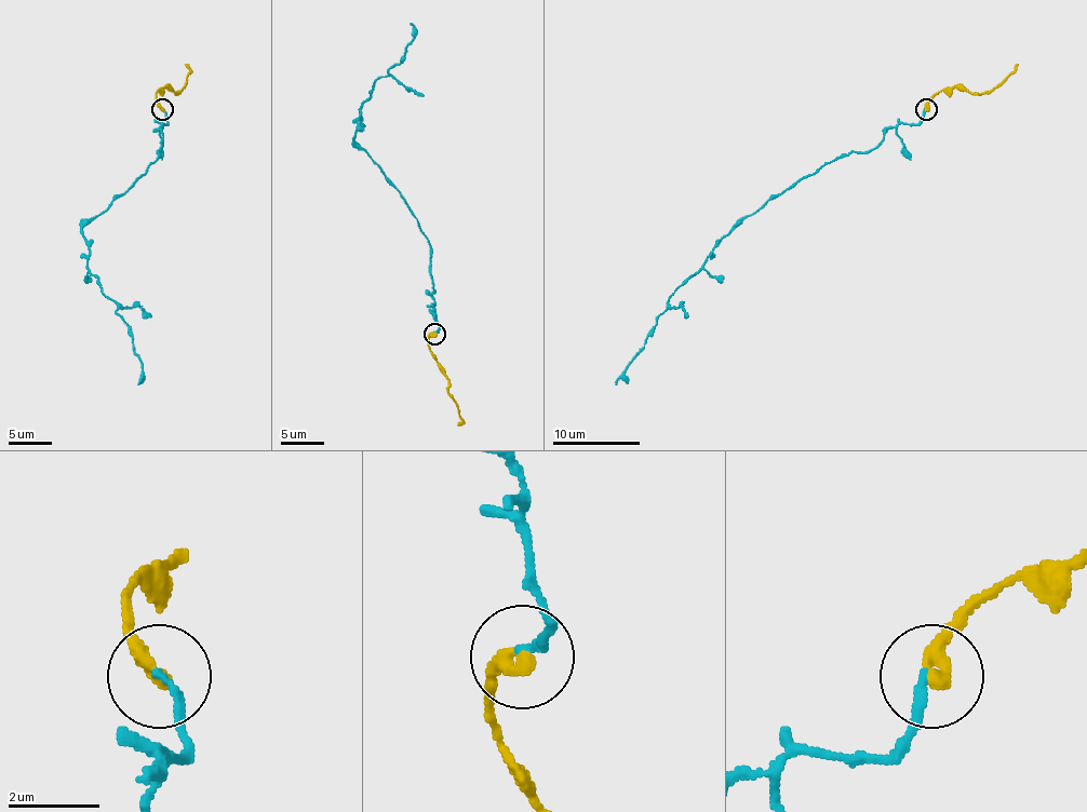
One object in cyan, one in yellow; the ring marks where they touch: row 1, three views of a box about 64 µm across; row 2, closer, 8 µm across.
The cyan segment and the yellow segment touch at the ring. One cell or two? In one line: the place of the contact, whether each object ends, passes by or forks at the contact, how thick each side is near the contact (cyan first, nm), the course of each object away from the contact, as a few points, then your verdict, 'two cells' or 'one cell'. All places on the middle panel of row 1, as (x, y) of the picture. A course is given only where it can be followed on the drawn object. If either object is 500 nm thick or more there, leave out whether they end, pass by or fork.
(434, 334) | cyan ends | yellow ends | 190/400 nm | cyan via (434, 333), (430, 244), (402, 193), (354, 141), (374, 82), (413, 41), (411, 24) | yellow via (434, 333), (428, 346), (447, 381), (447, 394), (458, 409), (460, 422), (456, 424) | one cell

